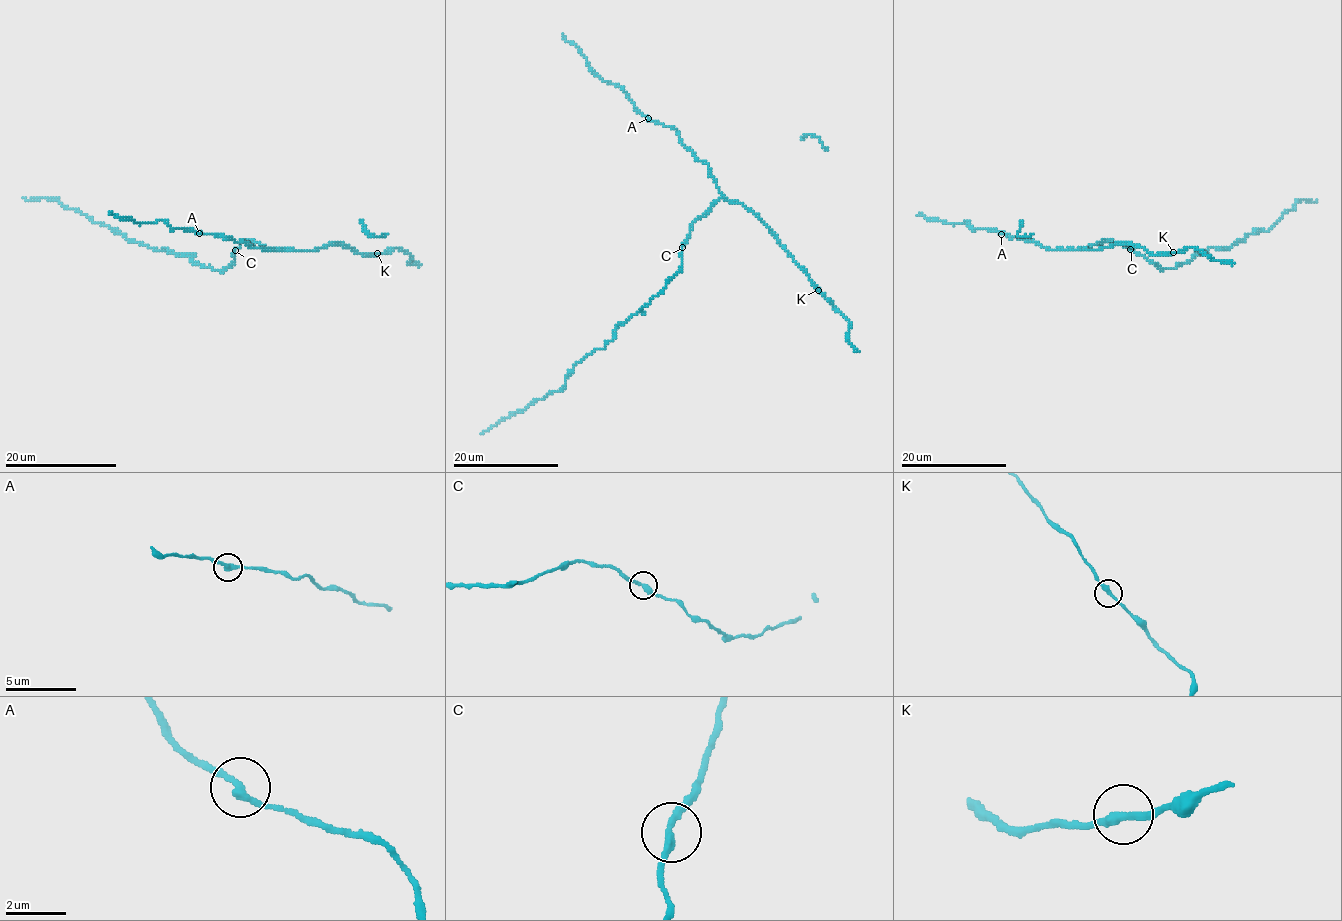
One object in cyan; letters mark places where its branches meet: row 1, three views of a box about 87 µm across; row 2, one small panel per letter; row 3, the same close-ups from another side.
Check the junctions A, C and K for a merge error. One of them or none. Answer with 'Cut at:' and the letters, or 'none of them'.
Cut at: none of them

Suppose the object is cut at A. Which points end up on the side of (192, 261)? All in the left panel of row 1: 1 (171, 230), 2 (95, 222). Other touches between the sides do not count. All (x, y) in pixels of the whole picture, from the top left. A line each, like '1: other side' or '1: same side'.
1: other side
2: same side

